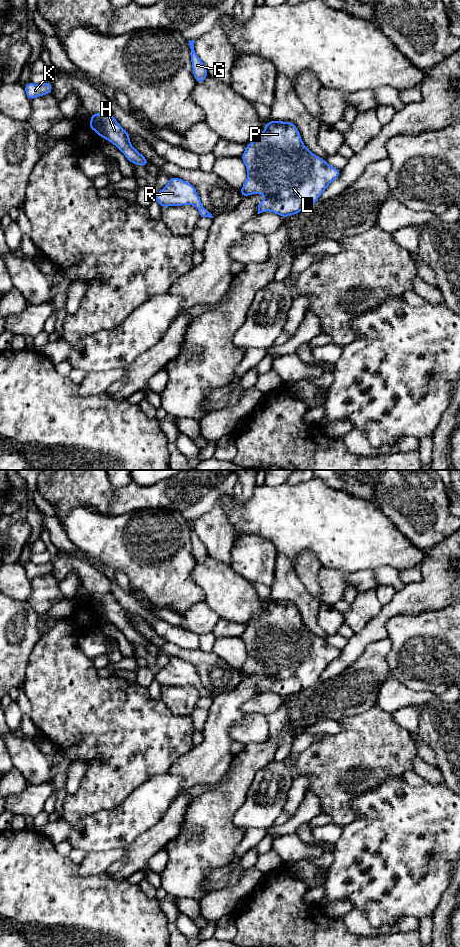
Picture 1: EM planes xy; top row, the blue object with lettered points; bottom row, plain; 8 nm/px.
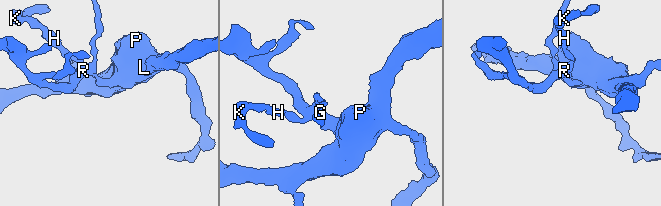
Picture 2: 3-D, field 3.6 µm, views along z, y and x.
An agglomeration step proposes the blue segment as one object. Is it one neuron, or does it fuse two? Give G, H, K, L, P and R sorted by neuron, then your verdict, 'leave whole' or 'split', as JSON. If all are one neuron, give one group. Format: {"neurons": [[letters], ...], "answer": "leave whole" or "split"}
{"neurons": [["G", "H", "K", "L", "P", "R"]], "answer": "leave whole"}

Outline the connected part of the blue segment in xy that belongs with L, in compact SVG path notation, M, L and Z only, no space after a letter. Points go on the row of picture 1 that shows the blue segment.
M277 120L266 122L266 127L258 138L246 145L241 158L247 169L247 179L240 190L242 197L252 194L266 196L259 203L257 214L270 211L281 215L283 218L298 214L300 211L313 206L329 184L340 175L340 170L327 164L325 159L314 155L303 144L301 135L292 122Z

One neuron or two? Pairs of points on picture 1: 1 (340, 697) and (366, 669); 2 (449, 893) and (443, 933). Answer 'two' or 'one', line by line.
1: one
2: one

